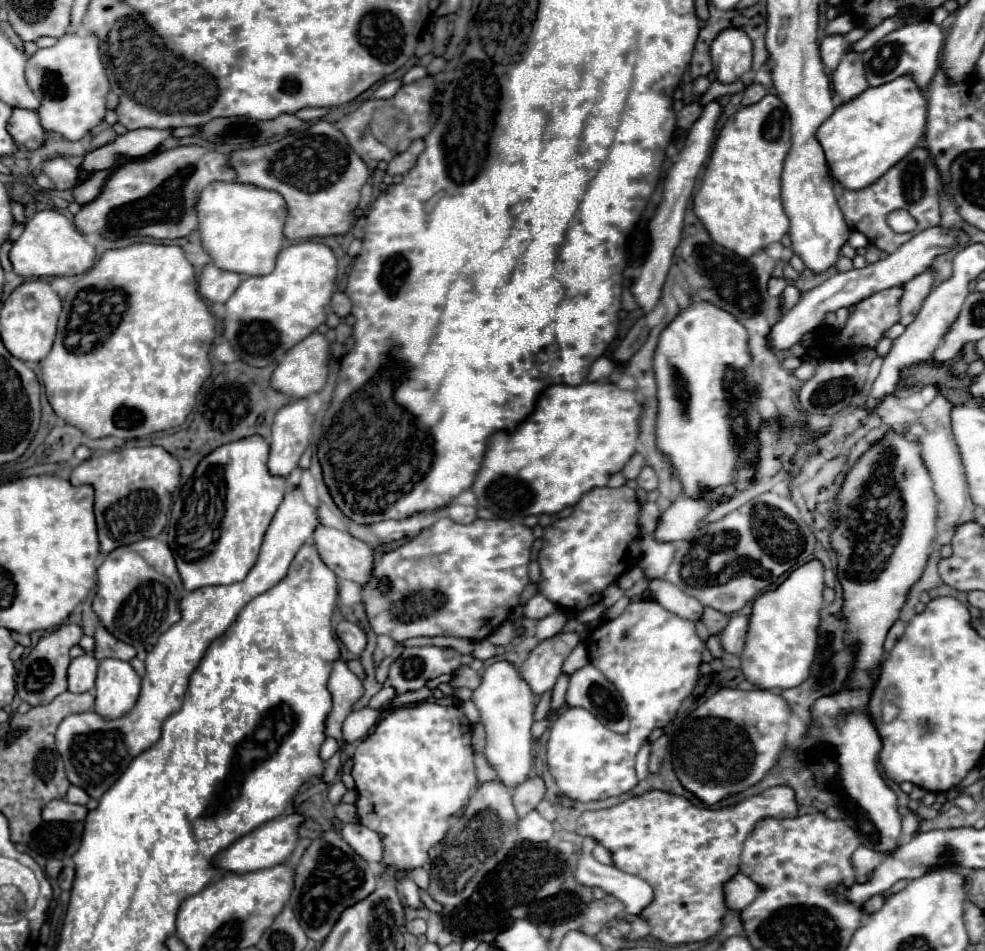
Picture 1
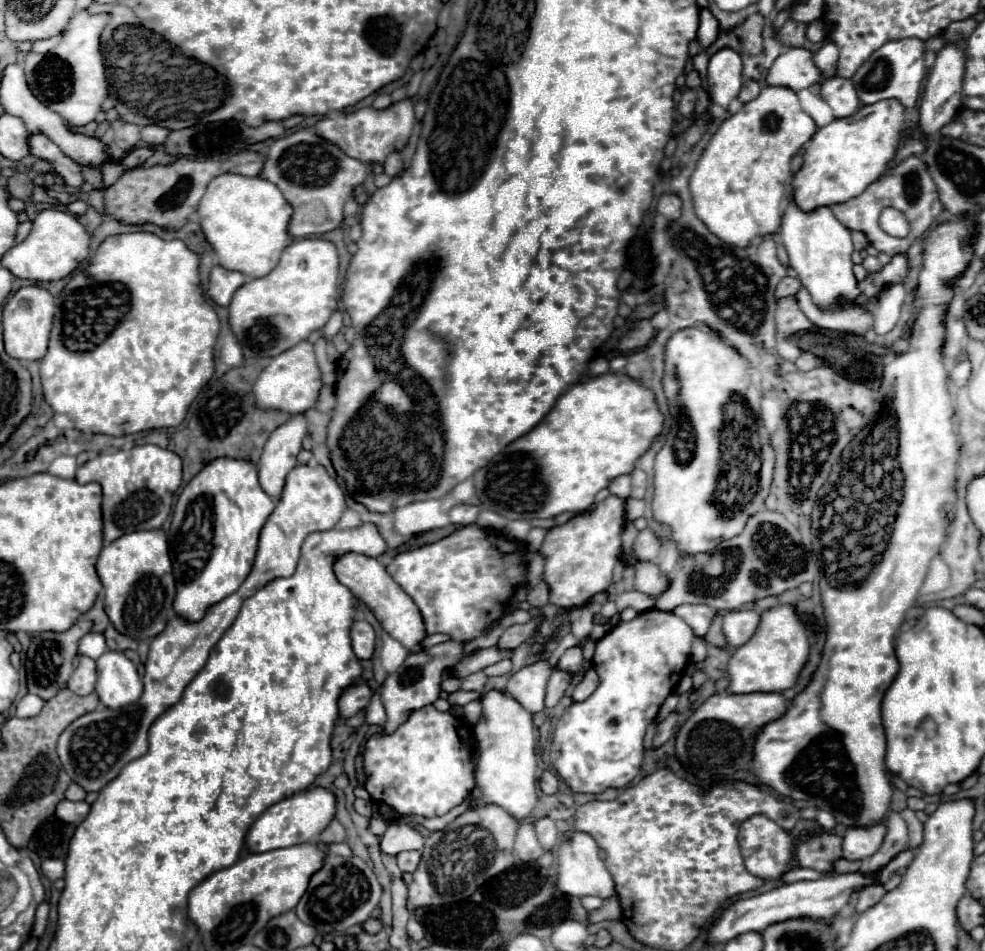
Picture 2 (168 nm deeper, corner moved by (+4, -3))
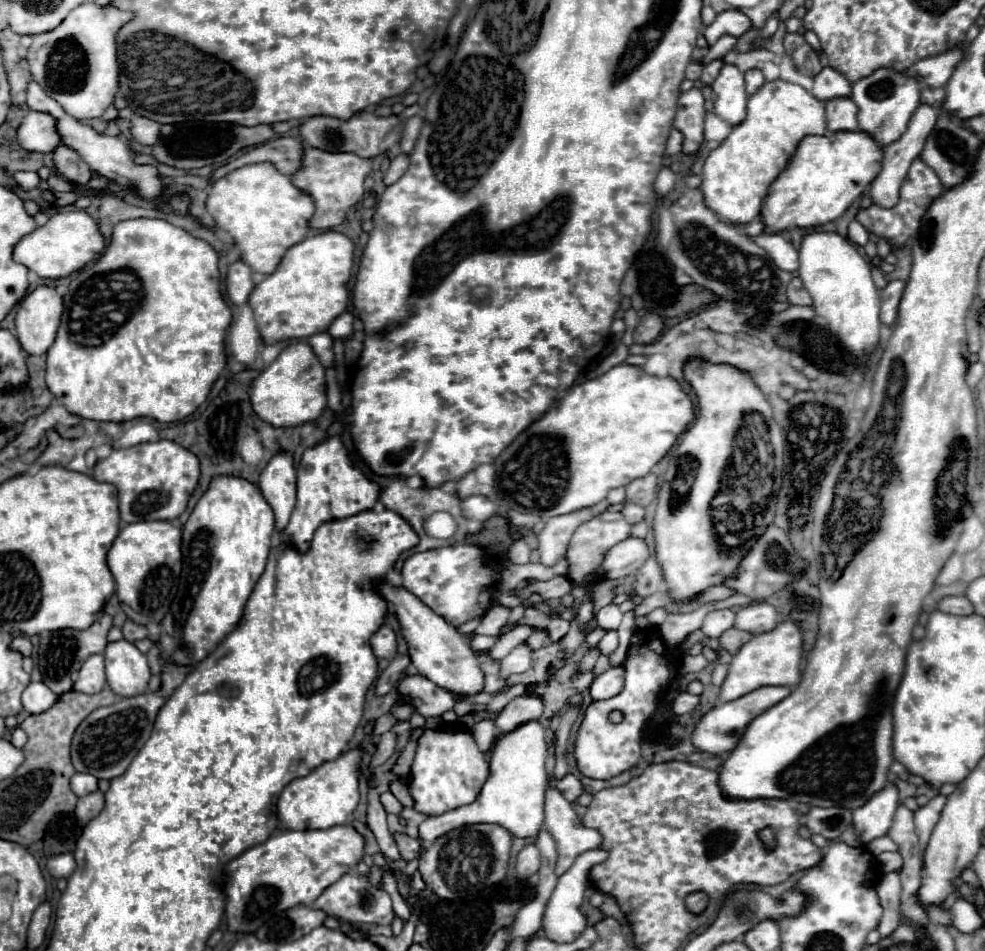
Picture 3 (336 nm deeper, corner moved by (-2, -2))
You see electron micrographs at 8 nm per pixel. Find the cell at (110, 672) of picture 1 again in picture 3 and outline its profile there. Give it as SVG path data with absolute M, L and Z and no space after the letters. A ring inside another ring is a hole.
M118 640L106 646L106 680L110 690L120 698L132 698L144 694L150 680L150 668L146 656L126 640Z

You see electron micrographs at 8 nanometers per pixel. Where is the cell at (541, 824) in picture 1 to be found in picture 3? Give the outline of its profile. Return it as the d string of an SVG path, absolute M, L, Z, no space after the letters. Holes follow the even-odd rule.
M526 844L518 856L516 856L516 872L520 878L528 878L540 870L542 856L538 854L538 848L534 844Z

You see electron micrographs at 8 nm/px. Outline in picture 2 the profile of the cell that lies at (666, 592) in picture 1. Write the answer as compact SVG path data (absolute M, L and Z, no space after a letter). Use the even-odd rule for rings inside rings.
M680 605L680 607L676 607L674 613L678 617L682 617L698 637L706 635L712 619L716 617L716 611L708 605Z

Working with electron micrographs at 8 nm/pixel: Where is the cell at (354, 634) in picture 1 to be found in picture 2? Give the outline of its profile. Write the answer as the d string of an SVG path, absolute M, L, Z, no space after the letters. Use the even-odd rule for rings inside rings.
M356 621L352 625L352 647L358 659L370 659L374 653L374 643L376 643L376 633L370 623L366 621Z

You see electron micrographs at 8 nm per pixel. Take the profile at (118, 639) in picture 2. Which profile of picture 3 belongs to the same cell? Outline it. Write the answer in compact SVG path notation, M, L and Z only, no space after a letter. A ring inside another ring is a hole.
M126 620L122 626L122 634L124 634L124 640L138 642L138 640L146 638L146 626L140 626L140 624L134 624L132 620Z

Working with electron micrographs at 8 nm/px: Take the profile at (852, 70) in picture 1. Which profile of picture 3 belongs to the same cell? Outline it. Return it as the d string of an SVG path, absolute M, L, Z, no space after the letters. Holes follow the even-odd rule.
M832 98L830 102L824 102L824 106L830 132L858 130L858 106L852 98Z

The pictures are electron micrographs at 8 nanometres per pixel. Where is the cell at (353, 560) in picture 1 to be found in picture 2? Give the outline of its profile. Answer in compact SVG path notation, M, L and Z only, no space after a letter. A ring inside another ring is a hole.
M344 555L344 559L338 559L334 565L336 577L342 585L350 587L350 591L362 599L374 613L374 617L380 621L384 631L400 641L408 653L420 653L424 651L422 641L428 637L422 613L418 605L402 591L402 587L386 573L386 567L382 567L376 559L368 559L364 555Z

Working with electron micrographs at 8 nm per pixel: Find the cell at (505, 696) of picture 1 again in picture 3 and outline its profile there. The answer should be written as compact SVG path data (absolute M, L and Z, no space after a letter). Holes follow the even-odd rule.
M536 720L524 722L522 726L518 726L518 730L512 730L510 734L500 734L494 742L490 756L490 776L484 782L478 798L468 806L460 806L446 814L426 818L418 826L418 838L422 840L422 844L430 846L438 836L458 826L480 824L480 822L500 824L518 838L536 836L544 822L544 796L548 788L546 756L548 756L548 744L544 738L544 728Z

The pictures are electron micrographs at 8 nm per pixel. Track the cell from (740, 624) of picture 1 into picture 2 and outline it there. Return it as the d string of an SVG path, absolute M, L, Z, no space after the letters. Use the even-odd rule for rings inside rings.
M754 609L728 611L724 615L724 635L730 647L744 645L754 635L758 623L760 623L760 613Z

